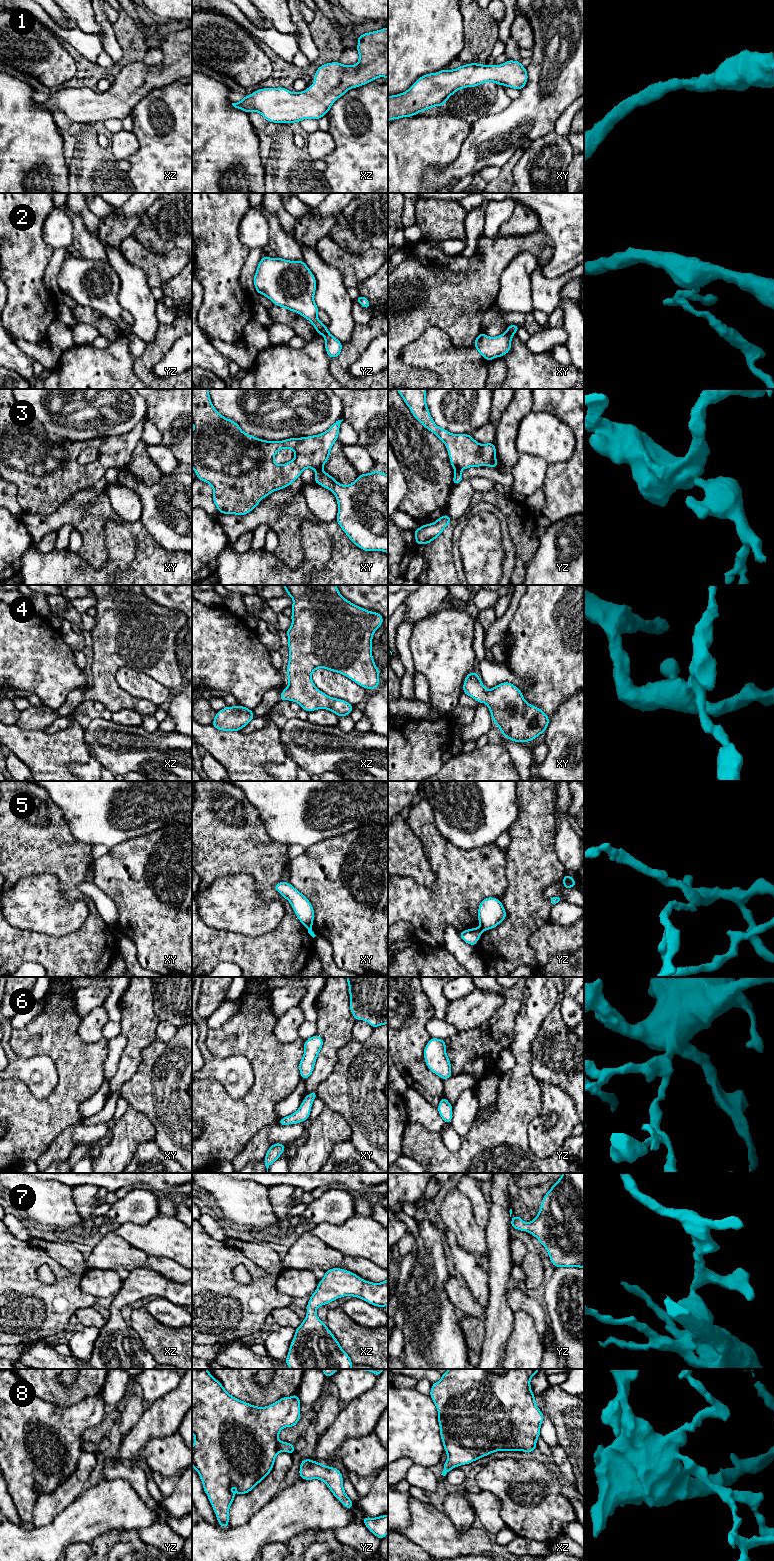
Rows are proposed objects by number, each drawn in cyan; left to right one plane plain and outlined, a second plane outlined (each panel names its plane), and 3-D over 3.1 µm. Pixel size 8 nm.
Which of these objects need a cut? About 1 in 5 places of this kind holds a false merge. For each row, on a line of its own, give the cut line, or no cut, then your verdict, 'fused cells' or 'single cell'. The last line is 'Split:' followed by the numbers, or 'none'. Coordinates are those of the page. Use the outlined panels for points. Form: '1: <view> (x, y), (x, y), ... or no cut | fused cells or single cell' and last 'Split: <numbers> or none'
1: no cut | single cell
2: xy (507, 331), (512, 335) | fused cells
3: xy (321, 468), (316, 471) | fused cells
4: no cut | single cell
5: yz (480, 927), (483, 930) | fused cells
6: no cut | single cell
7: no cut | single cell
8: no cut | single cell
Split: 2, 3, 5

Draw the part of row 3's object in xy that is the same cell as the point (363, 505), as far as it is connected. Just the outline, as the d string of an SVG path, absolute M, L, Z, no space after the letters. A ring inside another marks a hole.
M322 469L316 471L315 483L334 493L339 507L336 522L349 539L364 551L382 551L388 553L388 475L379 471L359 474L357 480L349 485L341 485Z

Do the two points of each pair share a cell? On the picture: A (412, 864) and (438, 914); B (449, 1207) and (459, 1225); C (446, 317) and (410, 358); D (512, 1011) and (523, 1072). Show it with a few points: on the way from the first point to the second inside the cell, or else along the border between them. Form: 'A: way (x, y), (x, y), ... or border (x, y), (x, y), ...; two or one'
A: border (401, 876), (426, 886), (436, 880); two
B: way (453, 1211), (459, 1221); one
C: border (416, 338), (428, 327), (438, 327), (453, 344); two
D: border (521, 1002), (516, 1017), (515, 1034), (511, 1048); two

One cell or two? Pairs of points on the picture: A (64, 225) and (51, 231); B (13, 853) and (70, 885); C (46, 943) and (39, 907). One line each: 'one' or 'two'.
A: one
B: one
C: two

